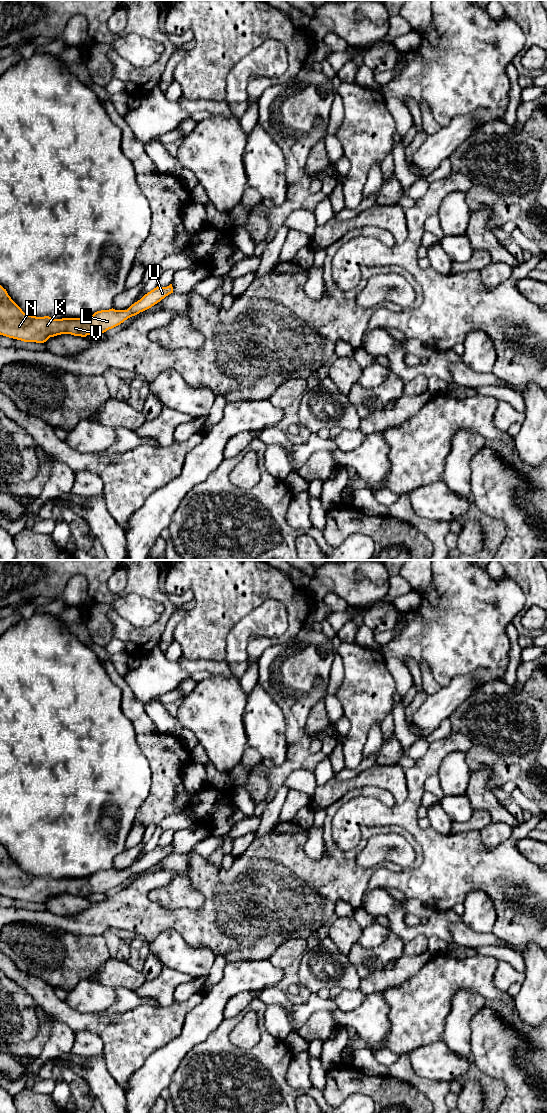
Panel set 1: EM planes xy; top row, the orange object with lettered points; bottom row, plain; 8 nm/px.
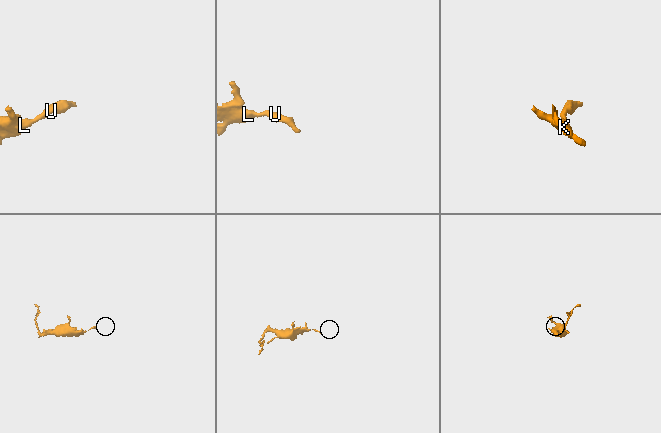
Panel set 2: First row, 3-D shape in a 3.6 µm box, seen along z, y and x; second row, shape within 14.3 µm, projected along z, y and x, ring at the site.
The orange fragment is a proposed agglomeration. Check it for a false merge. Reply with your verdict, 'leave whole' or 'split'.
leave whole

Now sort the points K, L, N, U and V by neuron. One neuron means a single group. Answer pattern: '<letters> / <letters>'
K L N U V

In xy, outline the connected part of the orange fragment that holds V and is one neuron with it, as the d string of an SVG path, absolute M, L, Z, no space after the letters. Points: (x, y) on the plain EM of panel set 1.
M172 844L157 846L127 870L101 870L83 878L54 879L49 876L36 877L26 874L11 859L6 849L0 845L0 895L24 902L44 903L50 897L61 894L86 897L94 893L104 893L128 878L143 872L169 854L173 853Z

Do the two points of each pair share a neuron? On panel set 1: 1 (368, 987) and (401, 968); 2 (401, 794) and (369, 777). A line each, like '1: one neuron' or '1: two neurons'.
1: one neuron
2: one neuron

